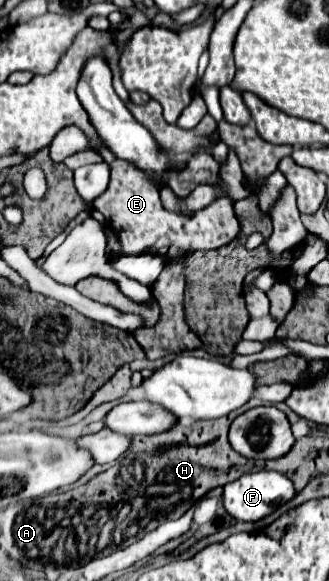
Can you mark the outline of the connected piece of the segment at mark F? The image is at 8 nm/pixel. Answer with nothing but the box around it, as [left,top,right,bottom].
[223,471,295,521]

